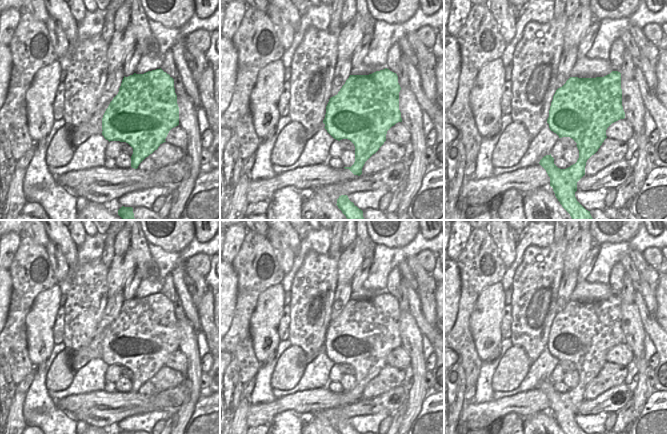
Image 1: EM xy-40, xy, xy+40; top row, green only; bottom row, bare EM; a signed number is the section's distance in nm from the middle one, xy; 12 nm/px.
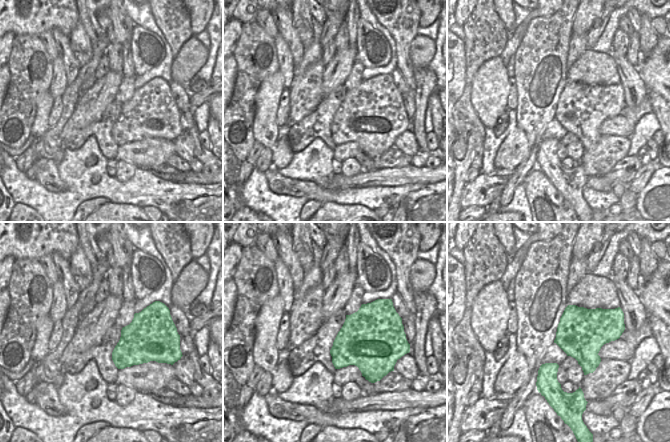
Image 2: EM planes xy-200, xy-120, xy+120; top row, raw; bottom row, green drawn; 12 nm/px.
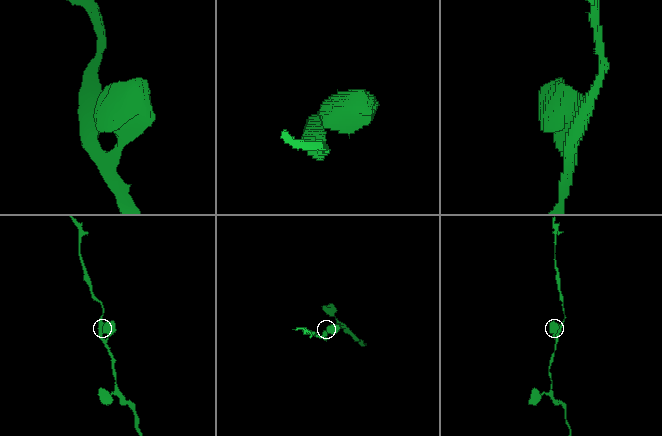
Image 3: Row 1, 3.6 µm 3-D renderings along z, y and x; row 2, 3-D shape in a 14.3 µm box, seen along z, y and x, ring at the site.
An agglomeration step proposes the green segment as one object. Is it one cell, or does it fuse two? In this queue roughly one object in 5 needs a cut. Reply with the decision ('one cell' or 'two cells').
one cell

